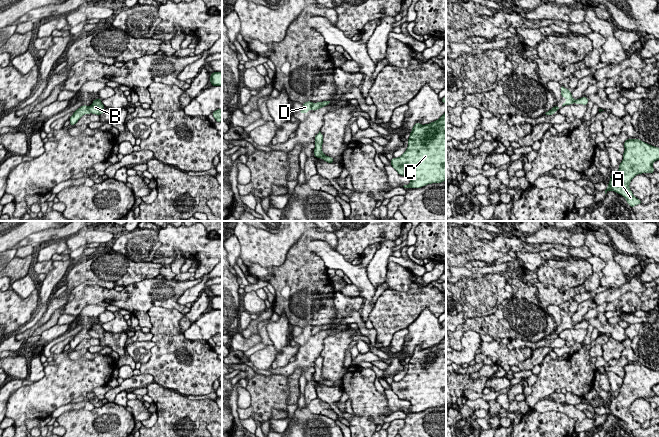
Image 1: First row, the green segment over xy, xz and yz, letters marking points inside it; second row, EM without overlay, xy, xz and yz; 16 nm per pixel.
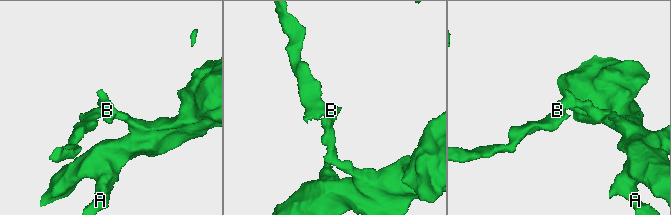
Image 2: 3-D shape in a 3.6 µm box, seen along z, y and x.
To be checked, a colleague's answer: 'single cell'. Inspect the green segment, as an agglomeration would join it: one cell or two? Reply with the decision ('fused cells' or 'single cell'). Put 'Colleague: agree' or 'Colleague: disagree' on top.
Colleague: disagree
fused cells

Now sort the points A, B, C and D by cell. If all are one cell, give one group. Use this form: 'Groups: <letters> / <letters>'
Groups: A B C / D

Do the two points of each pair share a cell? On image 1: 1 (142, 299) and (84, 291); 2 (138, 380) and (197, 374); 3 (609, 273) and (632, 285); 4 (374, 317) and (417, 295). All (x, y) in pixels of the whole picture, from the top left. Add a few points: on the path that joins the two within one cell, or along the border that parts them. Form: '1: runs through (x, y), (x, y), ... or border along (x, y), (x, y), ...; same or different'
1: runs through (128, 300), (98, 294); same
2: border along (140, 372), (150, 374), (154, 381); different
3: border along (627, 281), (620, 287), (610, 287), (608, 289); different
4: runs through (385, 317), (394, 310), (406, 306); same

